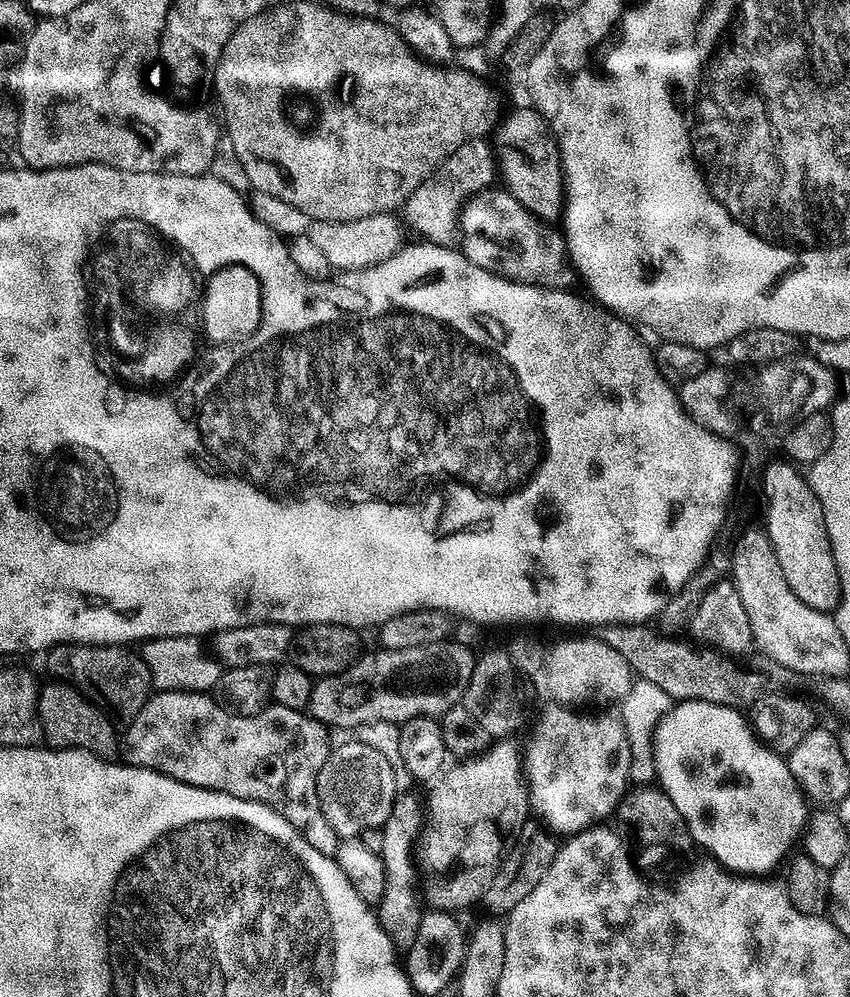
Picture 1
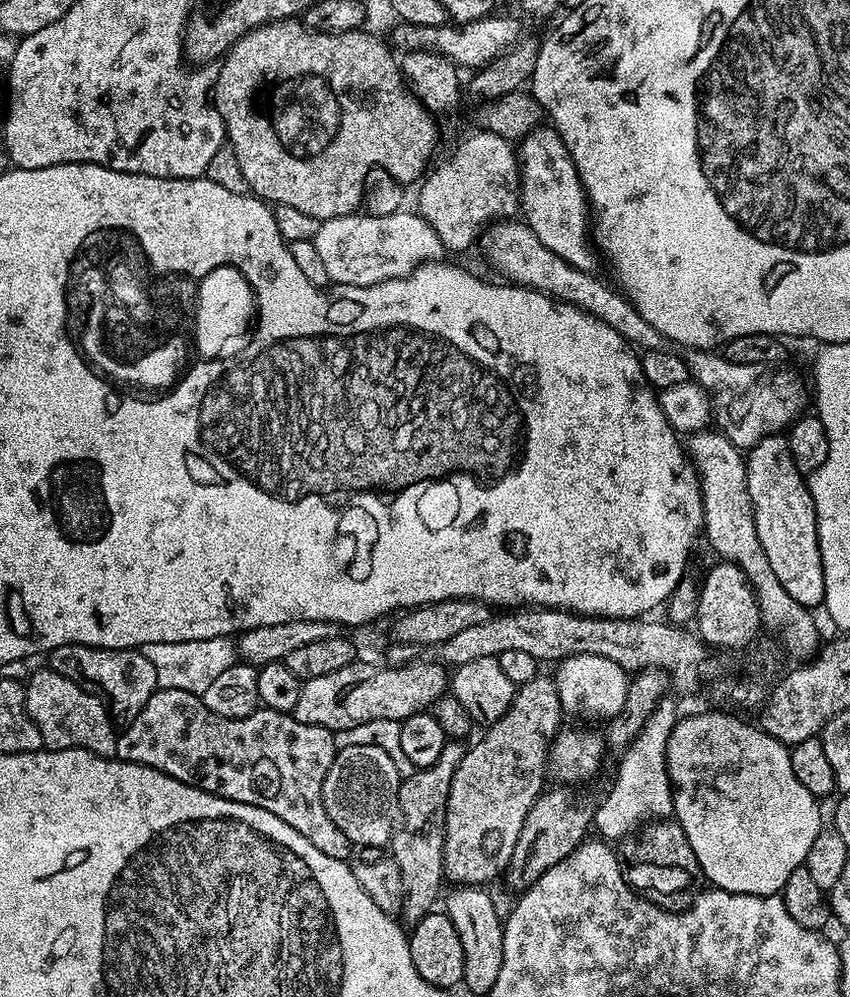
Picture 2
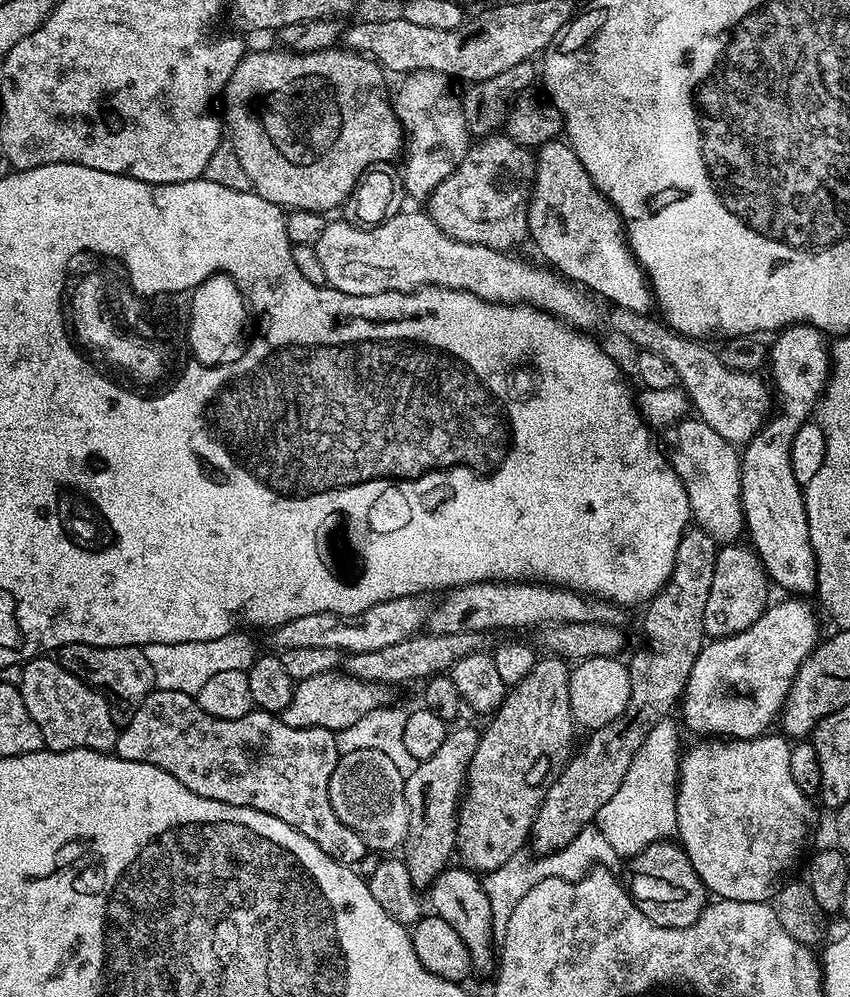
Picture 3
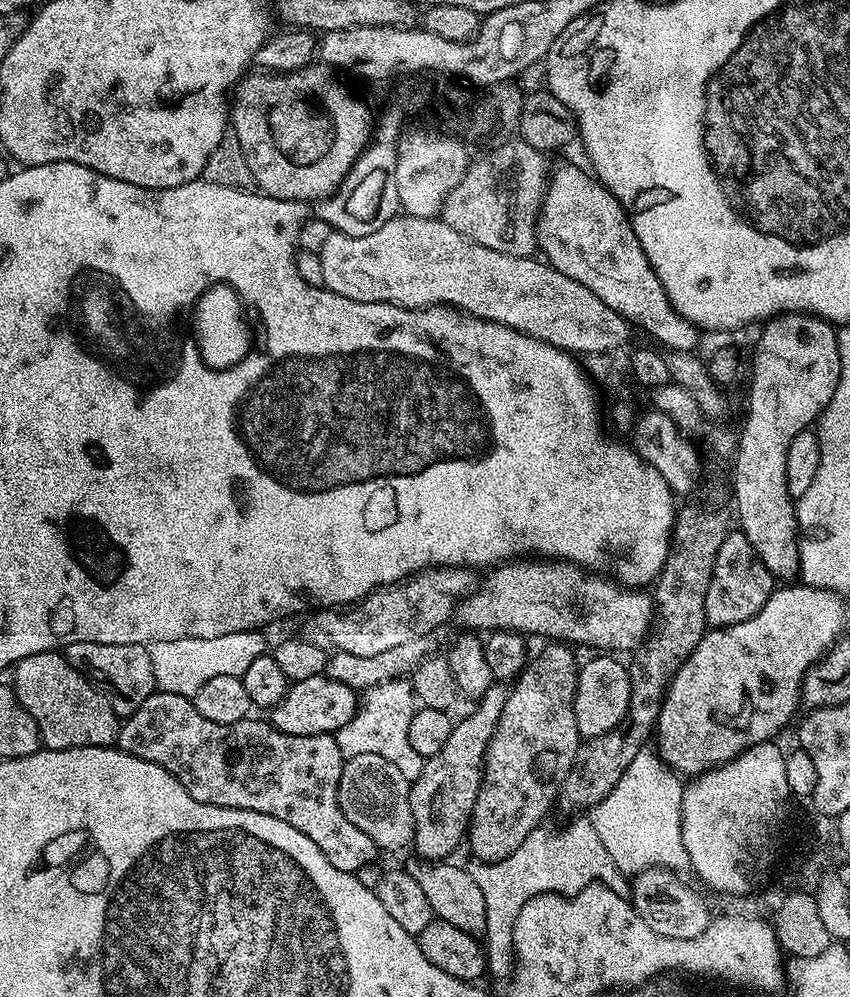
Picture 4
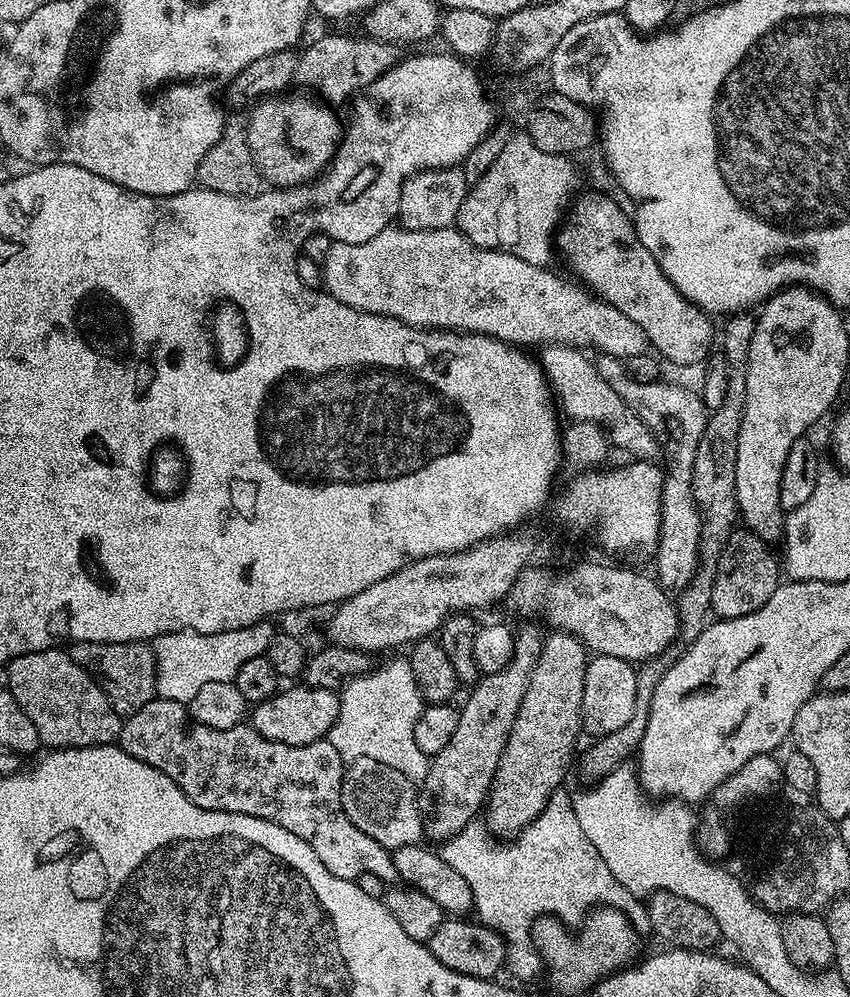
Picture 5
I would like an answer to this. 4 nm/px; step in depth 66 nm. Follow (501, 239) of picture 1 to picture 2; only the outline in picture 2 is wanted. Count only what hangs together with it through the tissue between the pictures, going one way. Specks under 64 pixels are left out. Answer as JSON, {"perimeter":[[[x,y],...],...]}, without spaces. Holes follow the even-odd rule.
{"perimeter":[[[501,218],[484,229],[478,244],[479,247],[484,247],[485,258],[504,275],[501,277],[507,278],[511,283],[534,288],[557,301],[583,308],[591,316],[598,317],[618,330],[618,334],[622,334],[629,345],[637,349],[665,347],[664,335],[654,330],[654,326],[650,326],[650,322],[646,322],[646,318],[642,318],[642,314],[638,314],[635,306],[615,287],[607,288],[602,281],[595,280],[597,277],[593,273],[578,270],[558,258],[546,246],[542,246],[542,242],[538,242],[534,230],[530,230],[527,223],[516,218]]]}

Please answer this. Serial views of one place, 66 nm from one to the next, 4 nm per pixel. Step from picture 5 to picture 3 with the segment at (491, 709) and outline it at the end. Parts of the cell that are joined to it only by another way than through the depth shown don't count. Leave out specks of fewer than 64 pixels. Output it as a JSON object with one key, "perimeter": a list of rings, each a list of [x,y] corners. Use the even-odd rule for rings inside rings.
{"perimeter":[[[453,727],[442,747],[430,758],[419,761],[414,774],[404,778],[408,833],[402,845],[402,859],[417,890],[431,889],[438,874],[449,867],[451,860],[448,859],[457,851],[456,825],[460,818],[460,802],[468,783],[468,767],[478,750],[479,741],[477,729]]]}

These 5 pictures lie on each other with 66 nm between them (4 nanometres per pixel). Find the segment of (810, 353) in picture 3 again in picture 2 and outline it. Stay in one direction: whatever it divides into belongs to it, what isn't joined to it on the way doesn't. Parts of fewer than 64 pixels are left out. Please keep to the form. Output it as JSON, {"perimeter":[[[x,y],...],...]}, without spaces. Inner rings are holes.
{"perimeter":[[[784,434],[762,438],[752,448],[747,449],[748,493],[754,510],[754,526],[758,530],[758,542],[762,542],[762,550],[770,562],[770,570],[782,582],[782,590],[794,598],[804,608],[816,610],[823,605],[826,582],[822,570],[822,554],[818,546],[818,526],[812,495],[808,489],[808,481],[794,466],[794,458],[788,449],[788,437]]]}

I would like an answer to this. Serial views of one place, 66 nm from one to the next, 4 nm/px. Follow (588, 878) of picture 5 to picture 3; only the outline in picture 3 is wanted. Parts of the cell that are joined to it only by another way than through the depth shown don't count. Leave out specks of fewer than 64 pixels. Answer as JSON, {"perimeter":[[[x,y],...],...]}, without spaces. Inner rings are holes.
{"perimeter":[[[595,826],[583,828],[578,834],[578,838],[574,838],[574,842],[570,842],[561,852],[554,852],[551,854],[531,854],[532,856],[527,856],[526,853],[527,851],[524,850],[516,852],[498,870],[489,872],[483,877],[486,898],[490,898],[492,928],[495,933],[504,933],[506,930],[506,922],[510,922],[510,914],[514,914],[514,906],[518,906],[518,902],[522,902],[522,897],[528,893],[529,890],[534,890],[534,886],[538,886],[538,882],[542,882],[546,878],[581,880],[587,872],[591,872],[592,869],[597,866],[616,870],[619,869],[619,864],[622,864],[622,857],[614,850],[614,846],[610,846],[610,842],[606,842],[602,830]]]}

